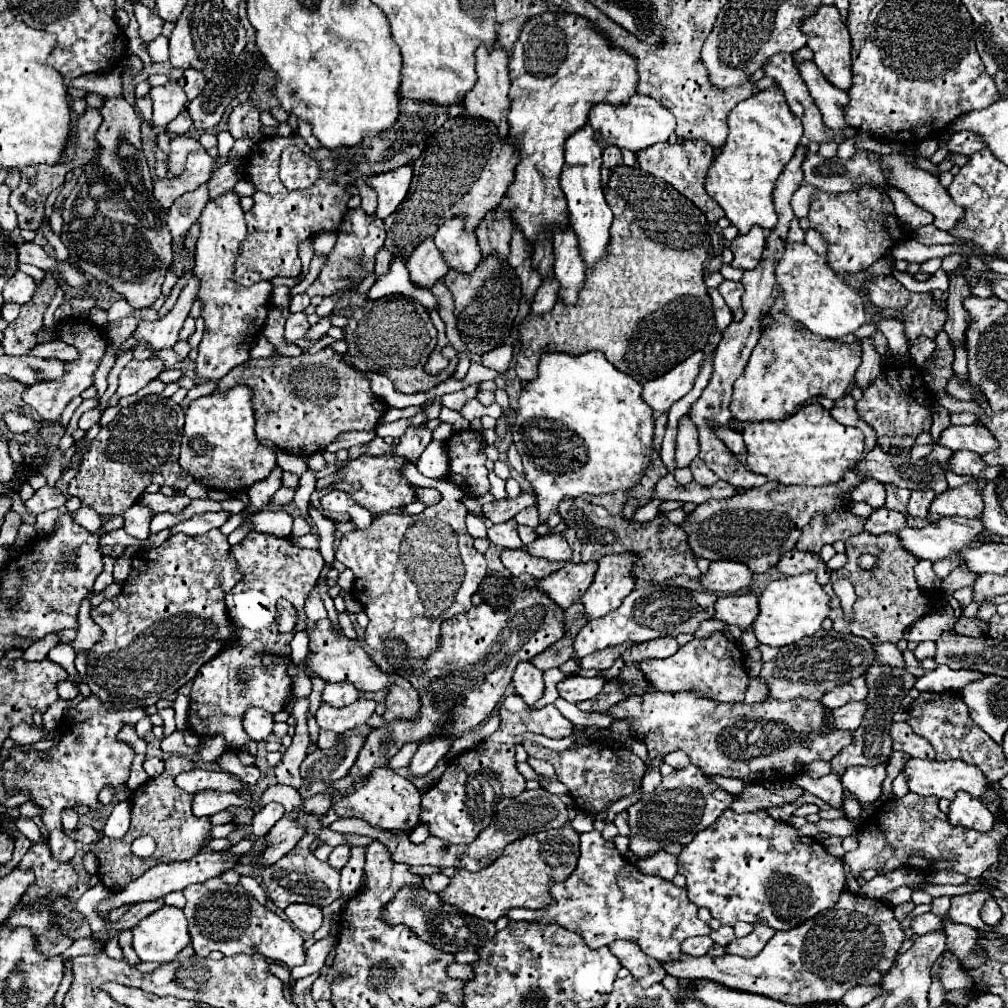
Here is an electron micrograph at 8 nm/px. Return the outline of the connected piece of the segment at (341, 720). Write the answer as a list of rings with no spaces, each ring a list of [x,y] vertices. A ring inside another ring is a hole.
[[[360,698],[354,704],[344,706],[344,708],[334,708],[330,704],[324,704],[324,700],[322,700],[322,704],[316,712],[316,720],[318,720],[320,728],[342,734],[350,728],[366,724],[370,720],[370,716],[374,714],[374,708],[376,708],[376,702],[364,700],[364,698]]]

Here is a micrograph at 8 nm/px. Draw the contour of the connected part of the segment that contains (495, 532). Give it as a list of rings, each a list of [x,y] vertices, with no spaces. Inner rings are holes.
[[[492,528],[492,530],[488,530],[488,540],[502,548],[522,548],[524,546],[516,528],[510,528],[510,530],[508,528]]]

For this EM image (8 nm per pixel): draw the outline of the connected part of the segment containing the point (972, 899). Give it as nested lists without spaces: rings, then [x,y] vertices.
[[[982,884],[980,892],[954,896],[950,912],[948,912],[948,920],[958,922],[958,924],[968,924],[968,926],[978,928],[978,930],[986,930],[988,926],[980,920],[980,910],[982,910],[984,902],[992,898],[994,890],[996,888],[992,884]]]

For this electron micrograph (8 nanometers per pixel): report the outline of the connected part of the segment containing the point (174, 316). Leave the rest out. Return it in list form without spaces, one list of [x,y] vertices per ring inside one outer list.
[[[190,280],[188,286],[180,292],[176,306],[158,322],[140,322],[134,337],[146,340],[152,346],[152,358],[158,358],[158,352],[164,348],[172,348],[178,342],[178,332],[190,312],[194,296],[198,292],[198,280]]]

